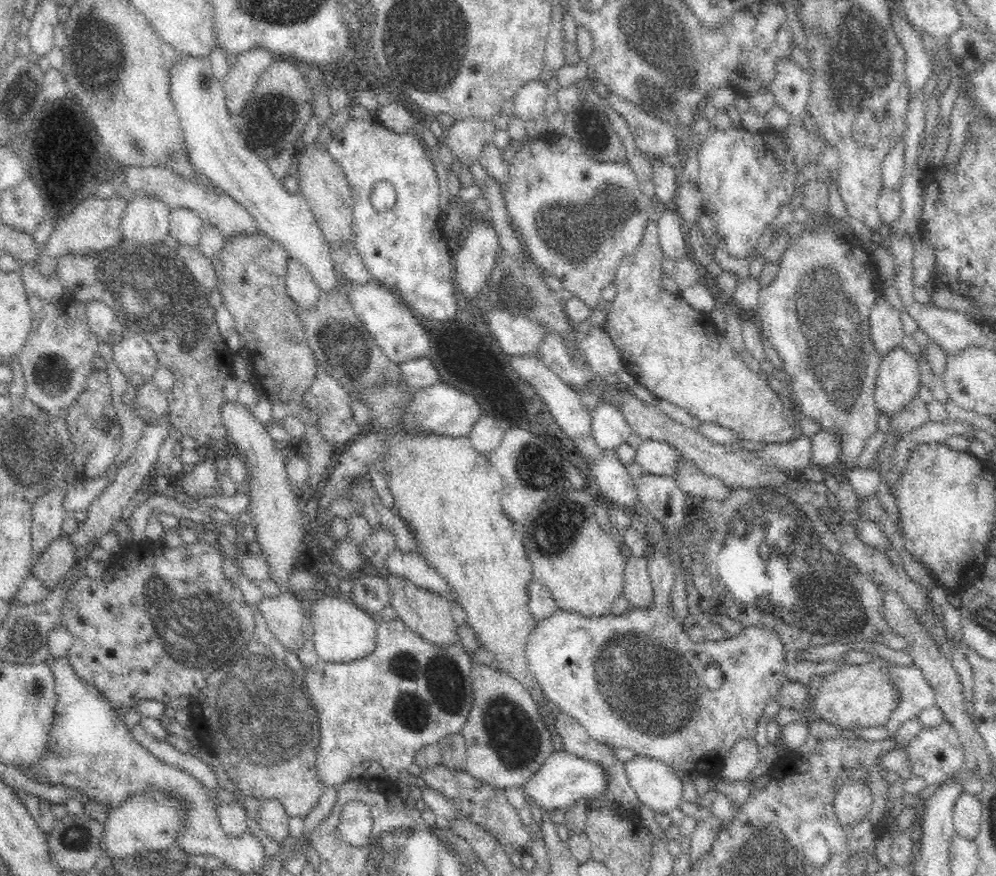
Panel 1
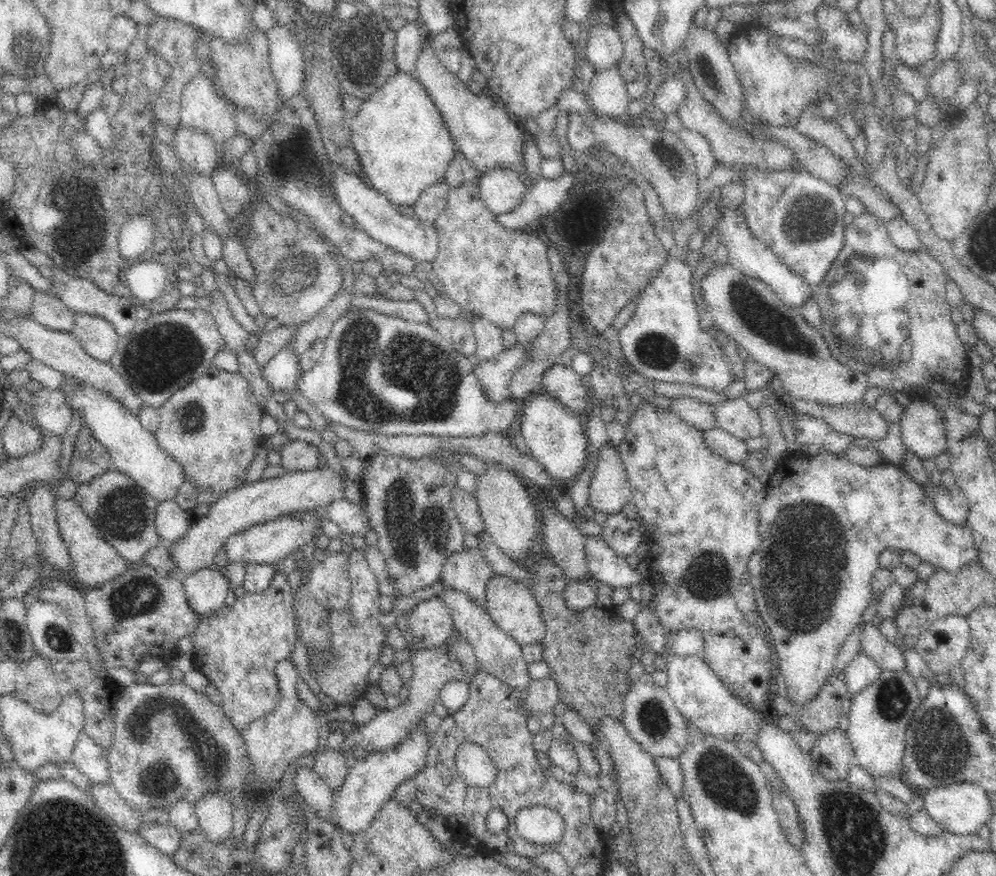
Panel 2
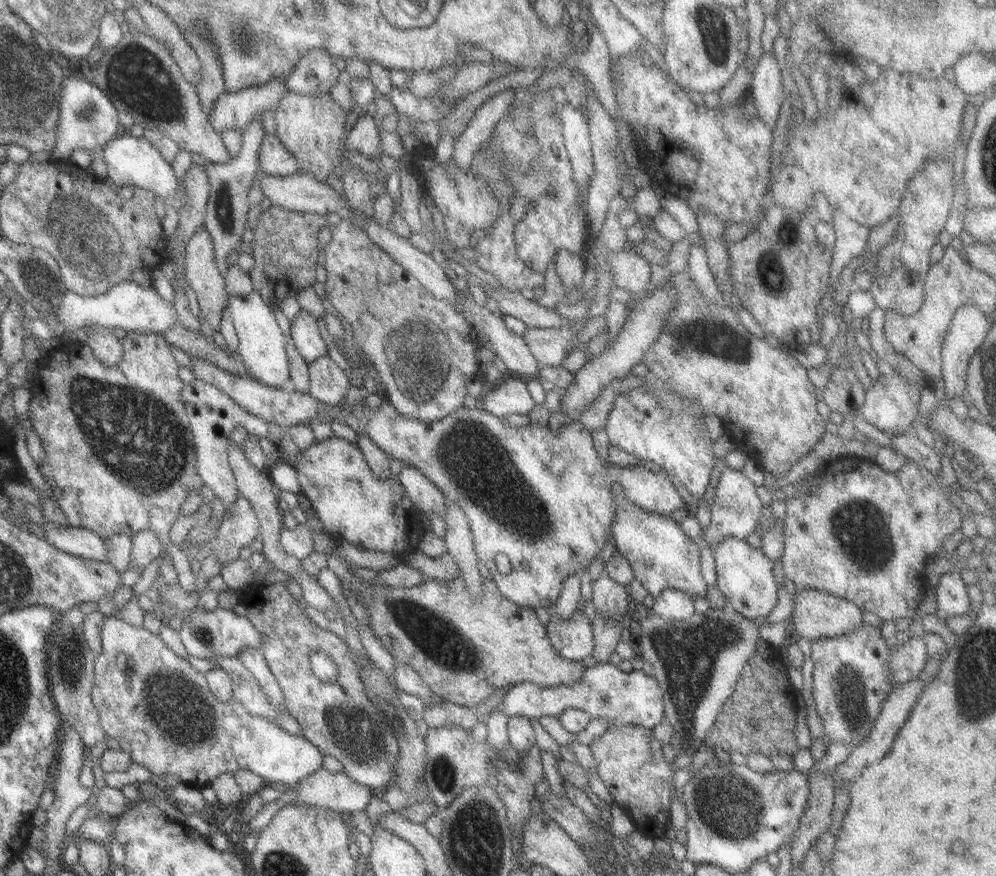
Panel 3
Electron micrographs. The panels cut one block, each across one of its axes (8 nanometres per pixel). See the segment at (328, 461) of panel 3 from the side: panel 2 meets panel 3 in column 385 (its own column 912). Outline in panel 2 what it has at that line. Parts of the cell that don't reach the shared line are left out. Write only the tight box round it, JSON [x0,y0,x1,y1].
[747,450,978,704]

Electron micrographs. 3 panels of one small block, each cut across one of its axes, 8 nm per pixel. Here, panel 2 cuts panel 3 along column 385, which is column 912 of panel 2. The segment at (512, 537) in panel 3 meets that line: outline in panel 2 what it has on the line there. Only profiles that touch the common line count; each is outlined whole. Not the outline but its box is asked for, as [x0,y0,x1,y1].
[899,400,947,458]

